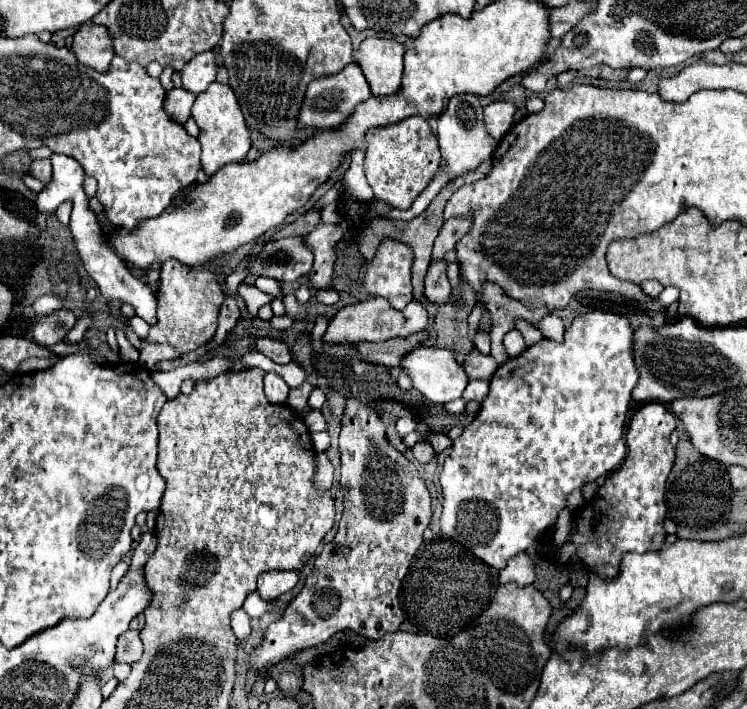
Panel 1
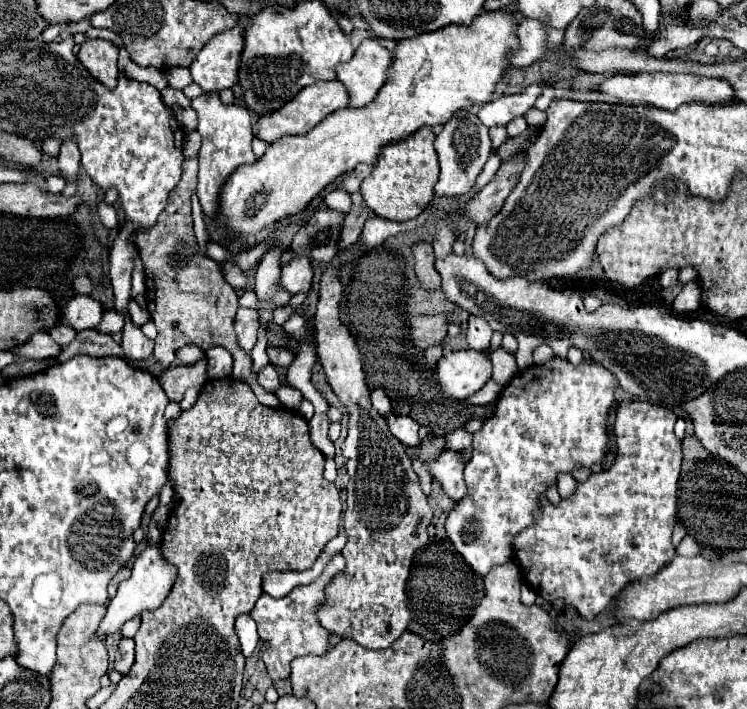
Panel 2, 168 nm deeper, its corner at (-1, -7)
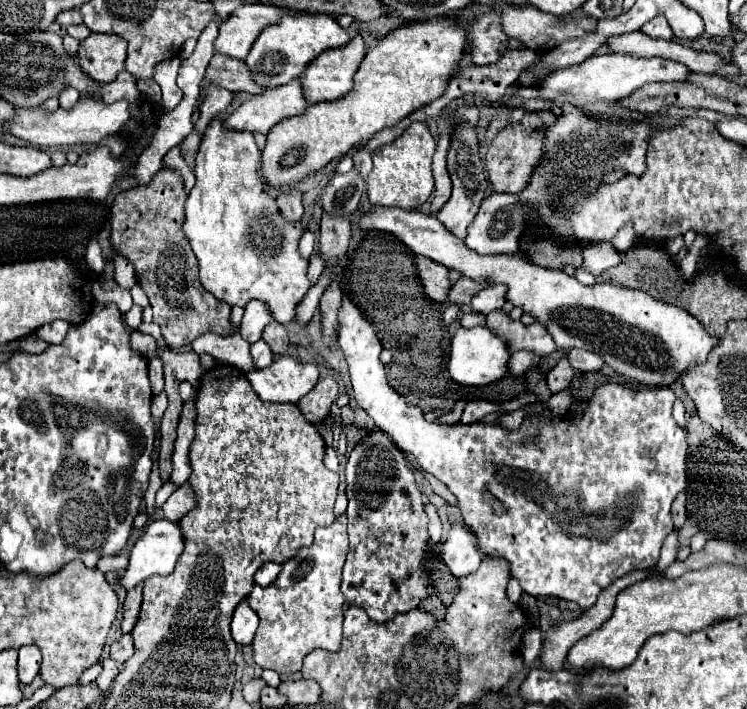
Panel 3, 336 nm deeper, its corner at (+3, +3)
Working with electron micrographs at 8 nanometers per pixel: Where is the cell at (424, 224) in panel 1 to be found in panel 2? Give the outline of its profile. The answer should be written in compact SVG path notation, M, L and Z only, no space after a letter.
M420 242L414 246L414 270L416 270L416 278L420 282L420 286L424 290L438 290L442 278L438 276L436 268L434 268L434 252L432 246L426 242Z

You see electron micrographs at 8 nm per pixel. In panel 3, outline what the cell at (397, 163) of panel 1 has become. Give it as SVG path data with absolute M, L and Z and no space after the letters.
M412 122L400 138L380 148L380 156L372 158L374 168L366 182L370 204L384 208L402 208L402 210L416 210L418 206L422 206L434 190L434 178L432 178L434 150L436 150L436 140L432 138L424 122Z

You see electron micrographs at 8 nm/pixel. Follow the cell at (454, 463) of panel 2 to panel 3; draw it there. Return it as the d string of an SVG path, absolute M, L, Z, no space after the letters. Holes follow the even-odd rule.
M344 298L342 302L342 310L340 310L340 322L342 322L342 334L340 334L340 348L346 356L346 362L350 366L350 380L352 380L352 392L354 398L358 400L358 404L370 414L370 418L376 422L376 426L386 432L390 438L394 438L394 442L404 450L414 454L414 458L418 460L418 464L422 466L424 472L436 476L440 482L444 482L450 492L458 498L458 506L462 510L462 518L466 520L466 524L476 530L478 540L480 540L480 550L484 554L494 554L494 556L502 556L510 562L510 572L512 578L516 578L520 582L520 586L524 588L524 592L532 594L532 596L558 596L564 600L572 600L576 602L582 610L588 610L596 604L596 598L600 596L602 590L606 590L614 580L622 578L624 574L630 574L634 570L648 570L658 562L660 556L660 548L666 540L666 536L672 532L672 520L670 520L670 506L676 498L678 492L684 490L686 486L686 432L684 428L680 428L674 418L672 418L672 404L676 400L674 392L670 388L646 388L646 390L630 390L626 386L620 384L604 384L600 388L596 388L596 394L586 400L586 406L582 408L582 416L580 418L560 418L554 416L554 422L548 424L542 414L536 416L534 422L522 422L518 432L508 432L498 424L454 424L454 426L442 426L442 424L434 424L434 422L426 422L422 416L422 410L418 410L416 406L408 406L386 382L386 370L384 364L378 360L382 346L380 340L376 336L376 328L364 318L364 314L360 314L360 310L348 300ZM488 488L494 496L498 496L498 500L508 506L508 514L504 516L494 516L490 508L484 508L484 500L482 500L482 490Z

